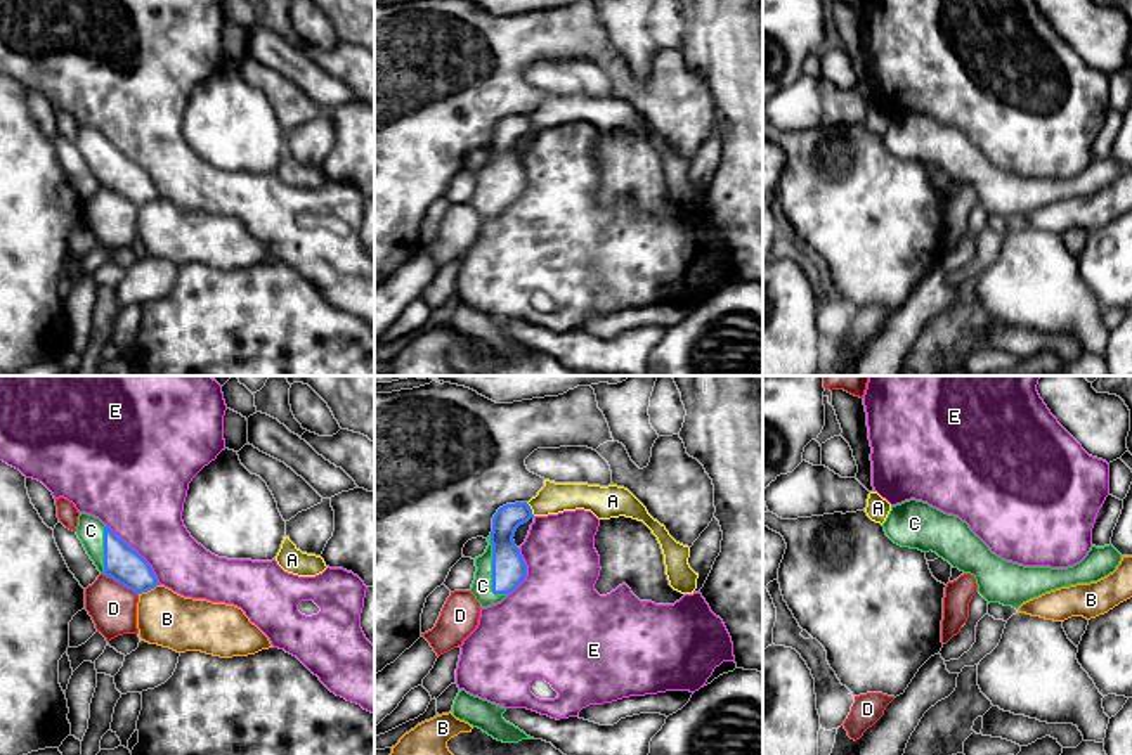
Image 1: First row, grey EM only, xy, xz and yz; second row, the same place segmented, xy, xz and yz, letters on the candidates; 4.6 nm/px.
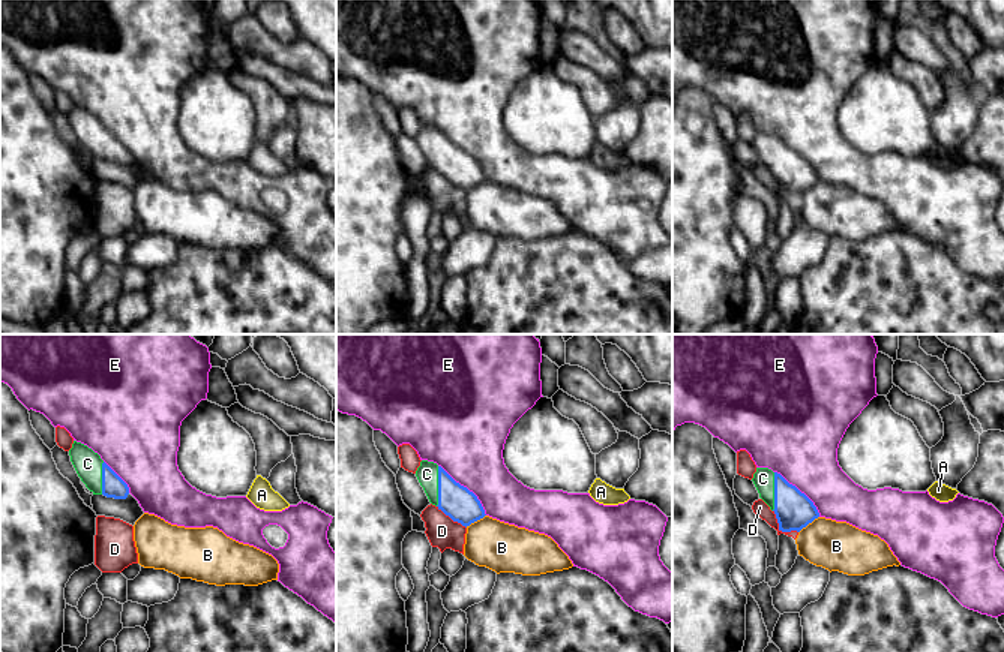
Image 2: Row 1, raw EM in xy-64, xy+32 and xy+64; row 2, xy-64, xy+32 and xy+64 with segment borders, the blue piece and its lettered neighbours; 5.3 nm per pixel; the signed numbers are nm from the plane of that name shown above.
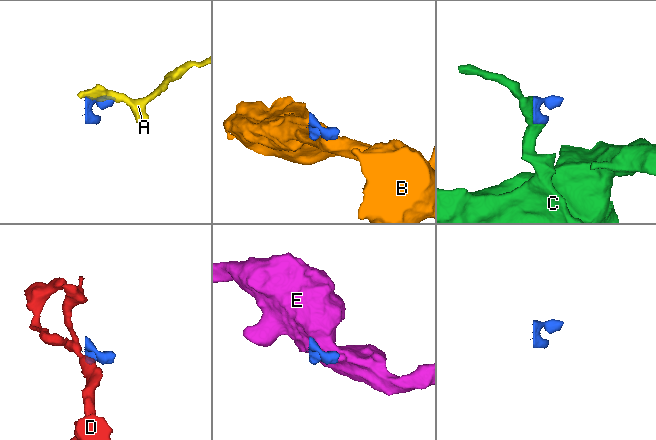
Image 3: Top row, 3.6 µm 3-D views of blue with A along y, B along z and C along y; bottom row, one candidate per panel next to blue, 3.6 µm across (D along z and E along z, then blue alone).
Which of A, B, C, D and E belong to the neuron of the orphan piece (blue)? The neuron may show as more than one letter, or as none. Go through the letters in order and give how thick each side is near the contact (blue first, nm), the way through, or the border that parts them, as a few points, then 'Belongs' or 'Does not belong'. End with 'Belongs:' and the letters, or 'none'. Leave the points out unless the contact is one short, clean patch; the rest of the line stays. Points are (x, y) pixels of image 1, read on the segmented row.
A: Thickness 130 nm (blue) against 140 nm. Does not belong
B: Thickness 170 nm (blue) against 260 nm. Boundary: xy (158, 584), (137, 594). Does not belong
C: Thickness 160 nm (blue) against 100 nm. Belongs
D: Thickness 170 nm (blue) against 220 nm. Boundary: xy (101, 574), (129, 587), (137, 596). Does not belong
E: Thickness 170 nm (blue) against 400 nm. Does not belong
Belongs: C

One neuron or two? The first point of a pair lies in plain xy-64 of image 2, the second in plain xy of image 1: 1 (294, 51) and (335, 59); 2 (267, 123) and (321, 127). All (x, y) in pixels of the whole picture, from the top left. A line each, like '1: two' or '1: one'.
1: one
2: two

